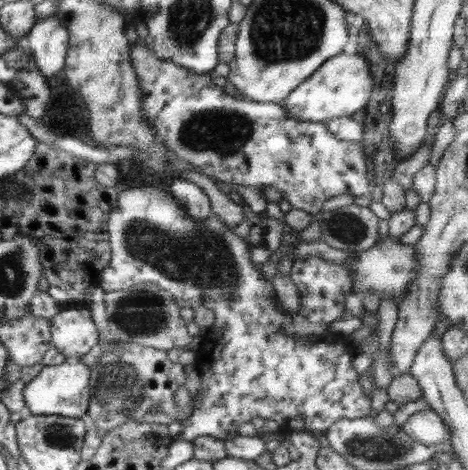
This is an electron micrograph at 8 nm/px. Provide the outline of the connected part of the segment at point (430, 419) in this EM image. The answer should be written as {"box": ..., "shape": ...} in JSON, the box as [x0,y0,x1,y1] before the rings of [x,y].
{"box":[401,409,451,446],"shape":[[[432,409],[409,416],[401,428],[414,441],[426,445],[440,443],[447,446],[451,438],[450,430],[444,424],[444,420]]]}

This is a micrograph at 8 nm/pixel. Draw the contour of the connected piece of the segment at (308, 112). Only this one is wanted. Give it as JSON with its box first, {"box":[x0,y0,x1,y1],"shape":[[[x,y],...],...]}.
{"box":[287,53,374,123],"shape":[[[345,53],[326,60],[318,70],[302,81],[288,94],[287,114],[296,119],[325,123],[339,117],[351,117],[361,108],[365,108],[374,90],[374,78],[370,73],[370,63],[362,53]]]}

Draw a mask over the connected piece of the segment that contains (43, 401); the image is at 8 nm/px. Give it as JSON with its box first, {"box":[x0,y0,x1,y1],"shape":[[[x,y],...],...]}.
{"box":[24,359,91,418],"shape":[[[79,359],[44,367],[36,378],[24,388],[24,404],[33,415],[60,415],[80,418],[88,412],[91,394],[91,368]]]}

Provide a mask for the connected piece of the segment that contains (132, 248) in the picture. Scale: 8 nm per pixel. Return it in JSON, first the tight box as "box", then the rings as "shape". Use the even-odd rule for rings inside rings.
{"box":[100,182,372,442],"shape":[[[140,182],[134,187],[128,188],[118,194],[118,200],[116,208],[110,212],[110,226],[107,226],[110,238],[110,248],[112,248],[112,260],[106,268],[106,272],[102,272],[102,282],[100,287],[104,292],[117,291],[127,289],[130,287],[138,286],[142,283],[154,283],[170,292],[170,296],[174,297],[174,301],[178,304],[179,308],[198,308],[201,306],[207,309],[213,310],[216,315],[216,323],[214,324],[214,332],[218,332],[218,336],[209,336],[207,333],[203,334],[204,340],[200,345],[200,349],[197,352],[196,366],[198,373],[202,377],[202,391],[200,395],[195,397],[194,410],[192,414],[182,420],[181,433],[174,439],[184,441],[194,441],[195,438],[200,436],[213,436],[217,440],[224,442],[233,440],[236,438],[238,428],[244,422],[252,422],[256,419],[269,419],[277,421],[282,427],[291,426],[297,430],[305,430],[307,433],[313,433],[314,438],[319,442],[322,440],[322,434],[326,432],[326,429],[330,425],[334,424],[341,418],[360,418],[362,416],[368,416],[372,412],[371,397],[364,393],[359,383],[358,372],[352,366],[352,360],[355,354],[359,353],[359,349],[352,346],[344,338],[331,334],[329,331],[330,323],[338,321],[344,318],[345,302],[346,298],[354,292],[354,286],[348,275],[348,270],[338,263],[332,263],[330,261],[322,260],[318,256],[305,256],[300,260],[295,259],[290,269],[290,279],[298,287],[301,308],[299,312],[292,317],[283,310],[280,310],[281,305],[275,295],[275,289],[267,280],[264,280],[260,269],[256,269],[256,266],[252,264],[252,258],[250,258],[250,248],[246,244],[246,238],[240,238],[234,233],[234,229],[218,220],[218,217],[214,214],[208,216],[206,220],[202,222],[194,222],[186,210],[178,204],[178,200],[174,198],[174,194],[170,190],[164,190],[158,186],[152,186]]]}

